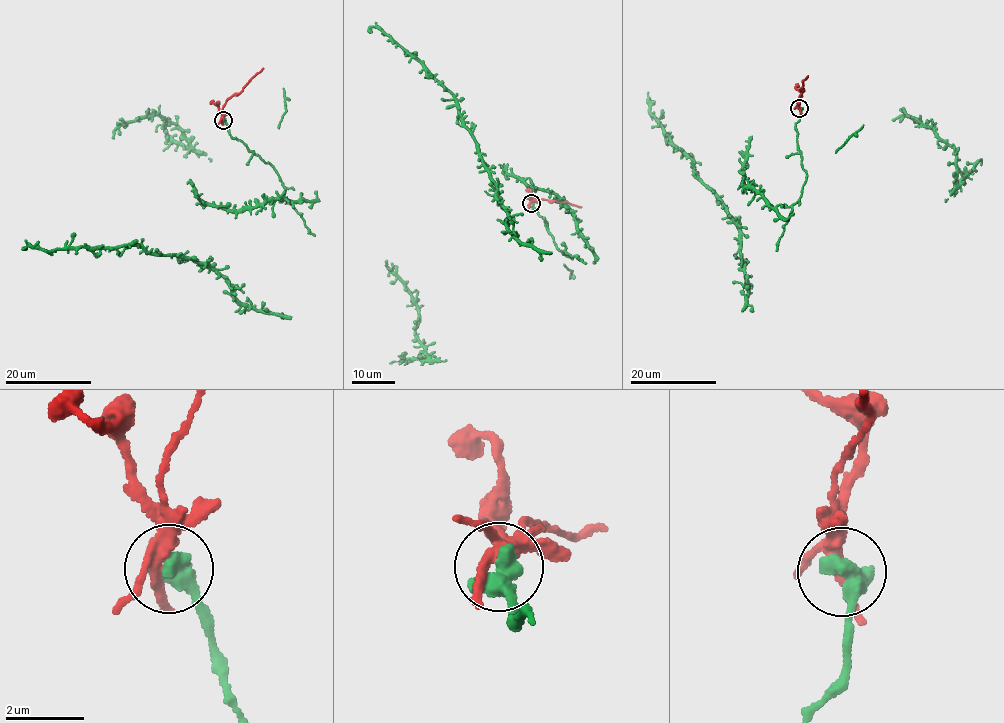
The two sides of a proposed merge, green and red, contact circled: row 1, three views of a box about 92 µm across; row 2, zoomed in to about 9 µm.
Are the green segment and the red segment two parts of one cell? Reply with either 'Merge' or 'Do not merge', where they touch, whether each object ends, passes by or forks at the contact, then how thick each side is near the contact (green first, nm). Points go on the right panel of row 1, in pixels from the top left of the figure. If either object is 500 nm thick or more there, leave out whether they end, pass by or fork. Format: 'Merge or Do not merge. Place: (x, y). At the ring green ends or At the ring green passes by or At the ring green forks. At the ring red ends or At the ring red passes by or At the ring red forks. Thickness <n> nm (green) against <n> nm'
Do not merge. Place: (799, 108). Thickness 650 nm (green) against 200 nm

